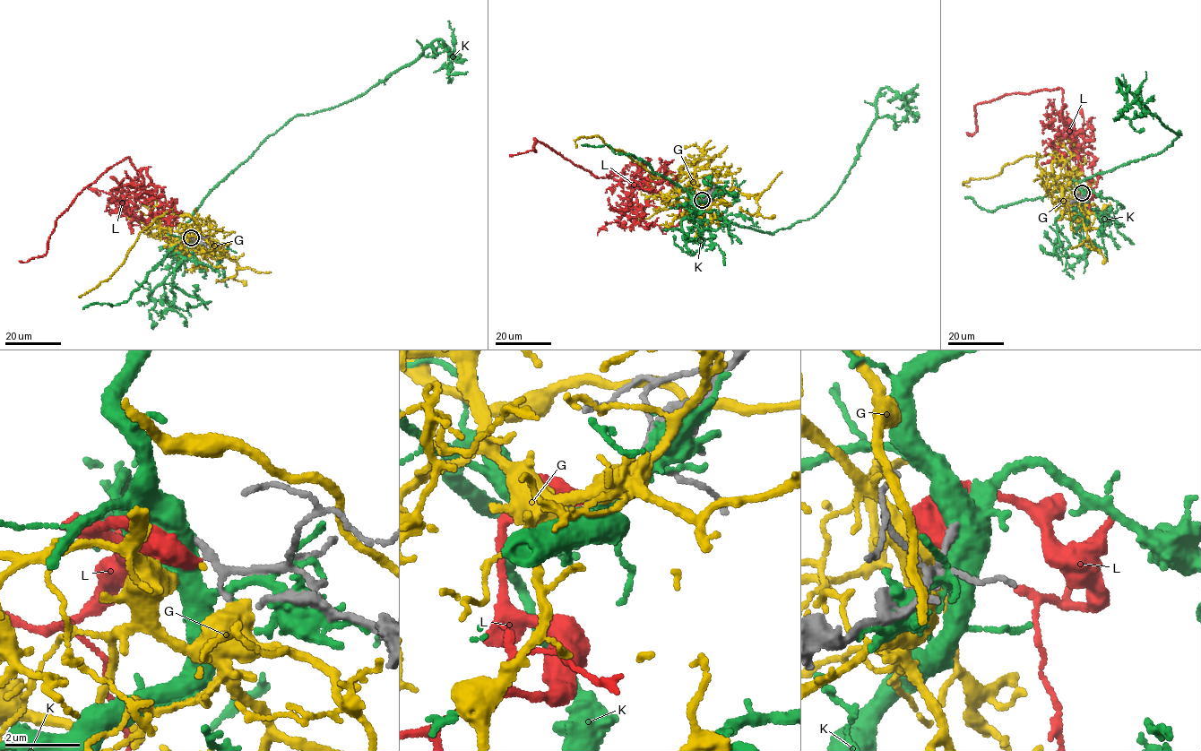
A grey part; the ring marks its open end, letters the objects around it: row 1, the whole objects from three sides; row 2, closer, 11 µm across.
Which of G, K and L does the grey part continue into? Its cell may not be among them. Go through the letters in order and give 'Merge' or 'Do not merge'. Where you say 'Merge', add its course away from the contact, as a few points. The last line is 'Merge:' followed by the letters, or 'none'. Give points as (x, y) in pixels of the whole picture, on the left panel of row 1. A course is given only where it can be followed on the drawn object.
G: Do not merge
K: Do not merge
L: Do not merge
Merge: none

